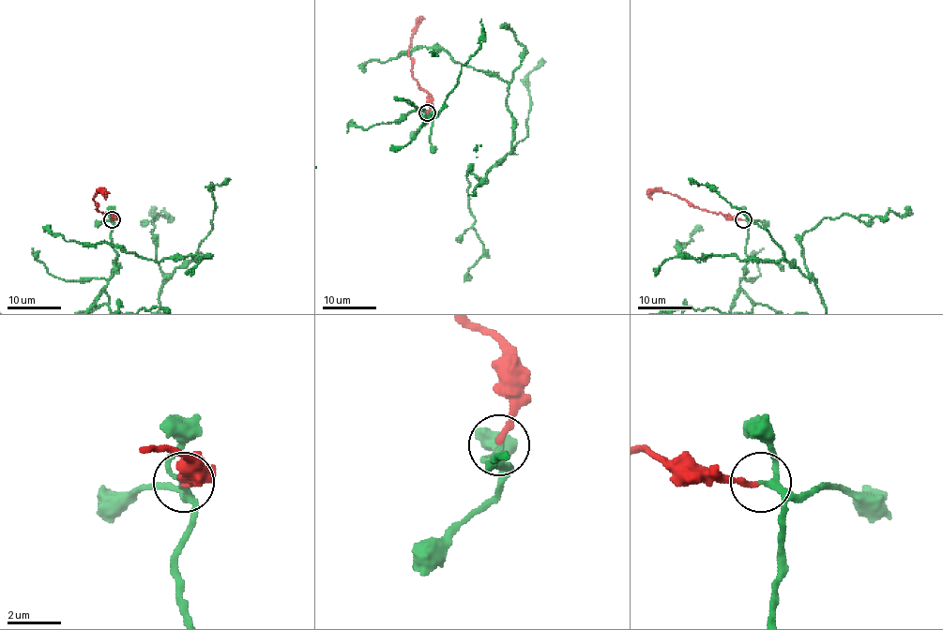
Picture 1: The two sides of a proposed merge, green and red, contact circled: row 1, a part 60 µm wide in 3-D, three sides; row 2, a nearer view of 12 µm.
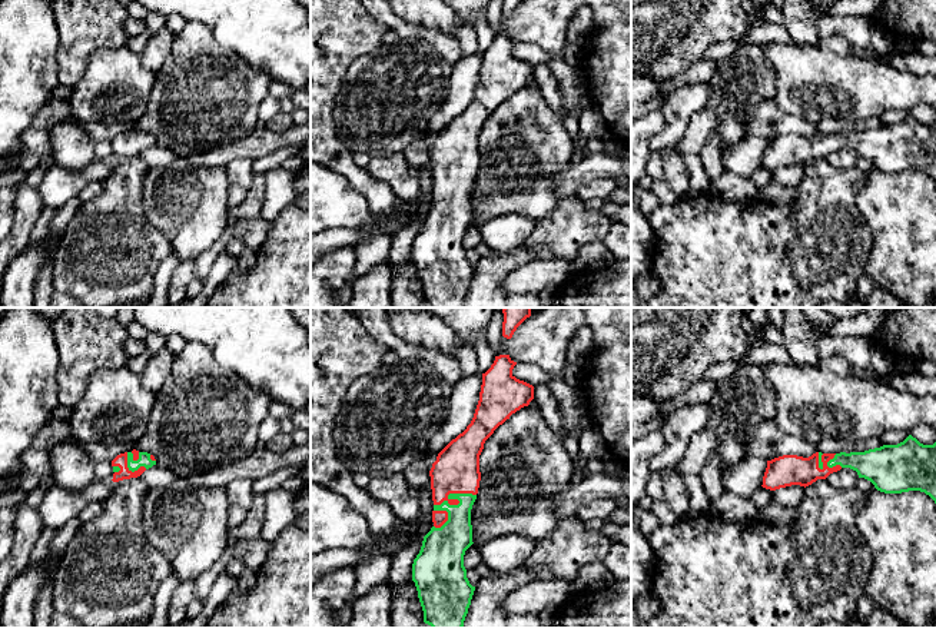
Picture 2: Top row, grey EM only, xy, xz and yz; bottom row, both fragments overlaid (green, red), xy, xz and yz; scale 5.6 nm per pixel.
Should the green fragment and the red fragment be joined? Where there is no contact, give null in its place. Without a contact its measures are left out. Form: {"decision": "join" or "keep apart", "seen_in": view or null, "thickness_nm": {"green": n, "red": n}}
{"decision": "join", "seen_in": "xz", "thickness_nm": {"green": 190, "red": 260}}

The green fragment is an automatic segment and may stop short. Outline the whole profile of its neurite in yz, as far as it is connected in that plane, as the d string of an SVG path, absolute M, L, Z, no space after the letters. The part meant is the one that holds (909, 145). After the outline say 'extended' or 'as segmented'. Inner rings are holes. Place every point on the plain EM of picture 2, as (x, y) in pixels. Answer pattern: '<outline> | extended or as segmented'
M912 114L897 124L883 124L864 132L816 132L809 137L774 137L767 140L761 166L770 170L791 165L806 167L842 147L856 150L859 157L870 160L880 172L920 170L936 183L936 122L923 124Z | extended

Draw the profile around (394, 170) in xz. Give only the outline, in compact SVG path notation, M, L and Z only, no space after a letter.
M404 153L389 157L372 157L366 170L381 182L388 183L404 202L421 202L421 185L411 173Z

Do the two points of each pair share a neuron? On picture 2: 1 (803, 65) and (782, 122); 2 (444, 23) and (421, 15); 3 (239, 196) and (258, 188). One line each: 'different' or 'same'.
1: different
2: same
3: different

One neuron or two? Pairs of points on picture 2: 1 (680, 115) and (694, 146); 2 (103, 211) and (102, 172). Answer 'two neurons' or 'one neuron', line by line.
1: two neurons
2: two neurons

